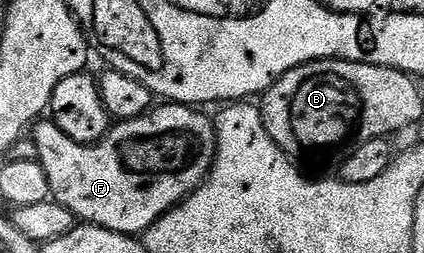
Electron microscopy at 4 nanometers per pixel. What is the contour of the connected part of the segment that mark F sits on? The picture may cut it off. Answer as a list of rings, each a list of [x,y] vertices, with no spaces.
[[[161,104],[158,110],[156,107],[150,109],[147,114],[140,114],[138,118],[132,118],[126,122],[118,121],[116,124],[110,125],[107,133],[98,142],[88,144],[71,140],[71,136],[67,136],[67,132],[63,132],[52,120],[38,121],[32,127],[31,137],[37,149],[37,161],[40,162],[43,172],[47,172],[47,184],[49,185],[52,201],[63,204],[63,208],[70,210],[82,223],[91,226],[102,226],[111,232],[119,232],[130,236],[144,235],[145,231],[150,230],[168,210],[178,206],[190,192],[197,189],[205,181],[210,168],[213,167],[213,161],[217,155],[217,132],[210,115],[208,118],[207,115],[200,114],[197,110],[200,109],[189,104]]]

